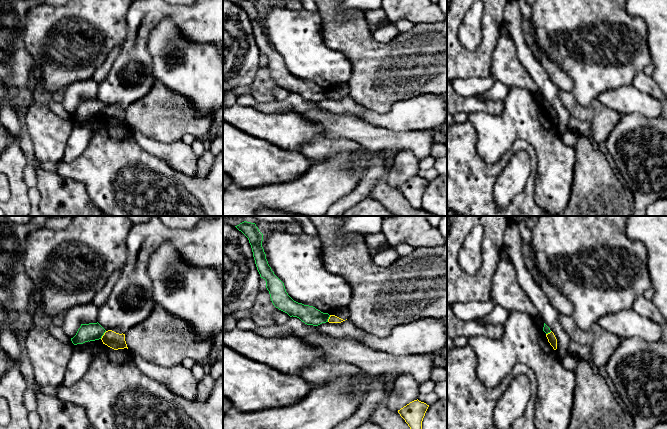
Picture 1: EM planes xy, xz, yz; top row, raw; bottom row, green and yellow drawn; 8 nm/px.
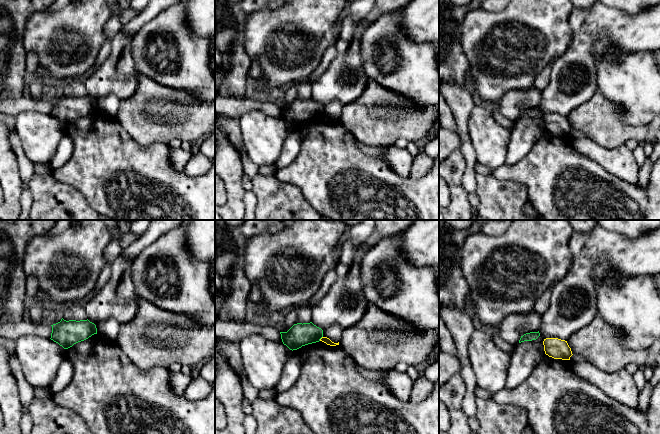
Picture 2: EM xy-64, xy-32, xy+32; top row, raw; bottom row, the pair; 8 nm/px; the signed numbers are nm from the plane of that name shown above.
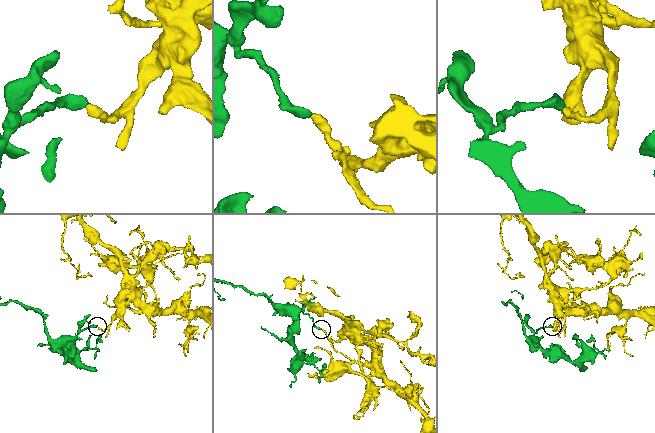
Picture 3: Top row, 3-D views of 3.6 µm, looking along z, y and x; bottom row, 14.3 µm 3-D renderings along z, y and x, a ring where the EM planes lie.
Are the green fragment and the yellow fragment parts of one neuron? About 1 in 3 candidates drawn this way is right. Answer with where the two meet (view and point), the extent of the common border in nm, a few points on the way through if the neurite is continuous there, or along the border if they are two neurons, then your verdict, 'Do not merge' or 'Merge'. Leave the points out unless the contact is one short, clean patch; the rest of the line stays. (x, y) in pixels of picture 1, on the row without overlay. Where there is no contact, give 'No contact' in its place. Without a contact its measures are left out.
Touches green at xy (103, 110). Shared border 80 nm. Boundary: xy (106, 107), (100, 114). Do not merge

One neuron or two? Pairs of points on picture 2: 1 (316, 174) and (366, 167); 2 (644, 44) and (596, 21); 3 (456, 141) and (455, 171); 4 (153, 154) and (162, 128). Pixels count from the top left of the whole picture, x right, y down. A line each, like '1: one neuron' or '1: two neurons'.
1: one neuron
2: one neuron
3: two neurons
4: two neurons

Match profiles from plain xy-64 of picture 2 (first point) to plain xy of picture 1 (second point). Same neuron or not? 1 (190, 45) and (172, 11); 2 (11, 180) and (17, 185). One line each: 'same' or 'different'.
1: different
2: same

